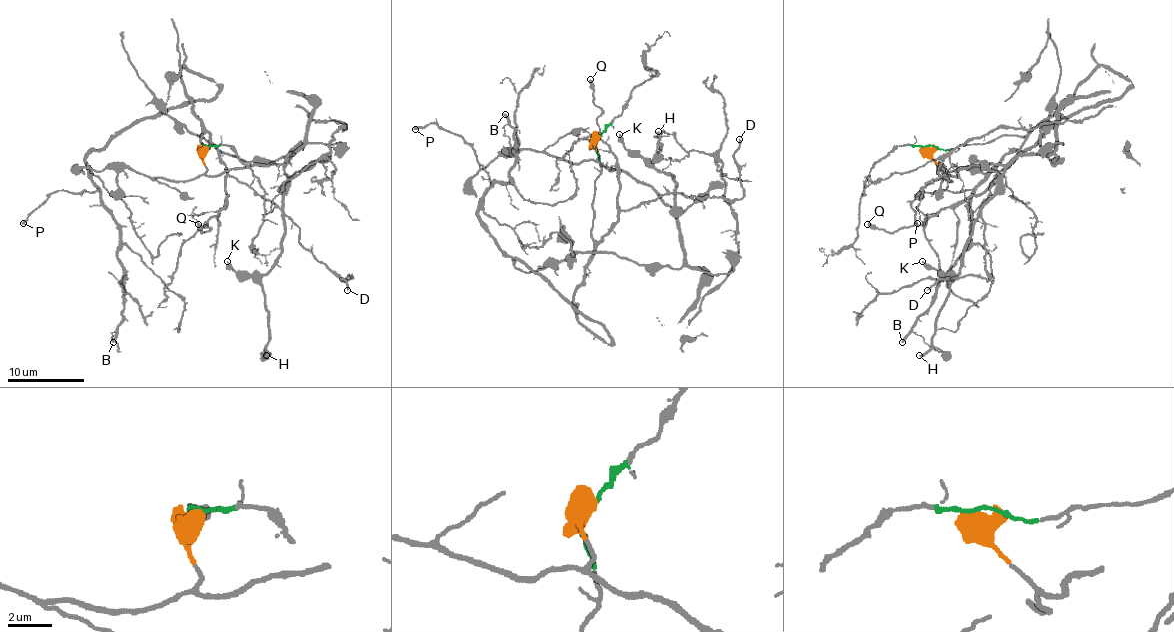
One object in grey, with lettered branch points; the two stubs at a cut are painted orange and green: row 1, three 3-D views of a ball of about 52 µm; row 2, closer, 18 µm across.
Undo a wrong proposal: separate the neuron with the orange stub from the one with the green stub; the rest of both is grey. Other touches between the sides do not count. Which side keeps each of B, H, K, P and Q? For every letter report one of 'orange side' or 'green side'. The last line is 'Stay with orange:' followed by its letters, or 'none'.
B: green side
H: orange side
K: orange side
P: green side
Q: green side
Stay with orange: H, K

